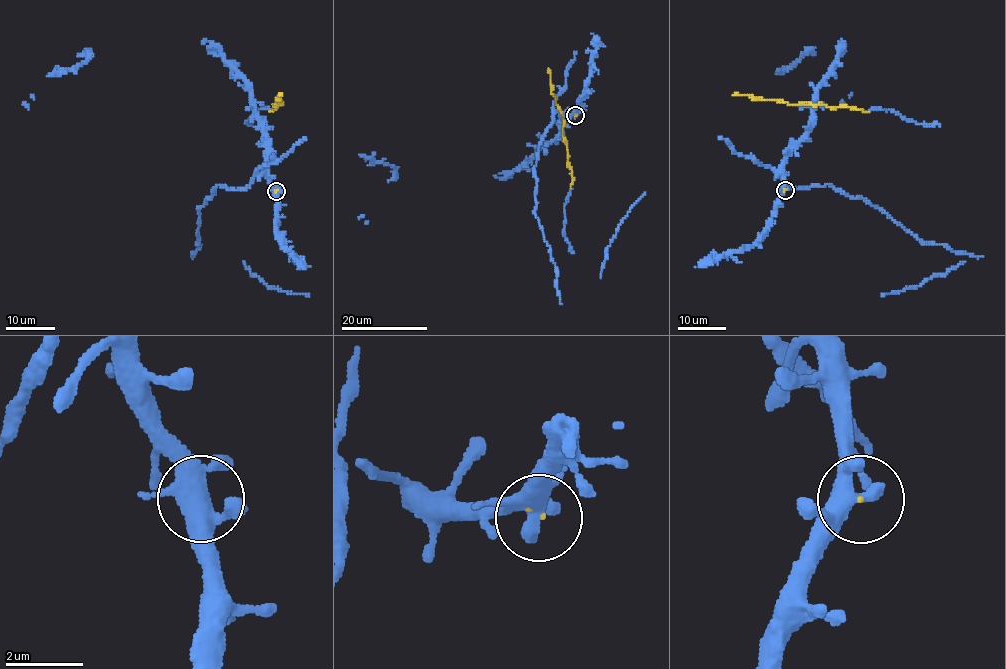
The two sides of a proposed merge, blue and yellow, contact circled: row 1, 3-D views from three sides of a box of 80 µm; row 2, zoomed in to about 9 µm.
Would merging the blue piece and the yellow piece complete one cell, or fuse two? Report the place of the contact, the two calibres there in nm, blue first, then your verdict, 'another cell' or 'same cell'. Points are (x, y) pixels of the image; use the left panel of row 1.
place (276, 191); calibres 400 and 50 nm; same cell

